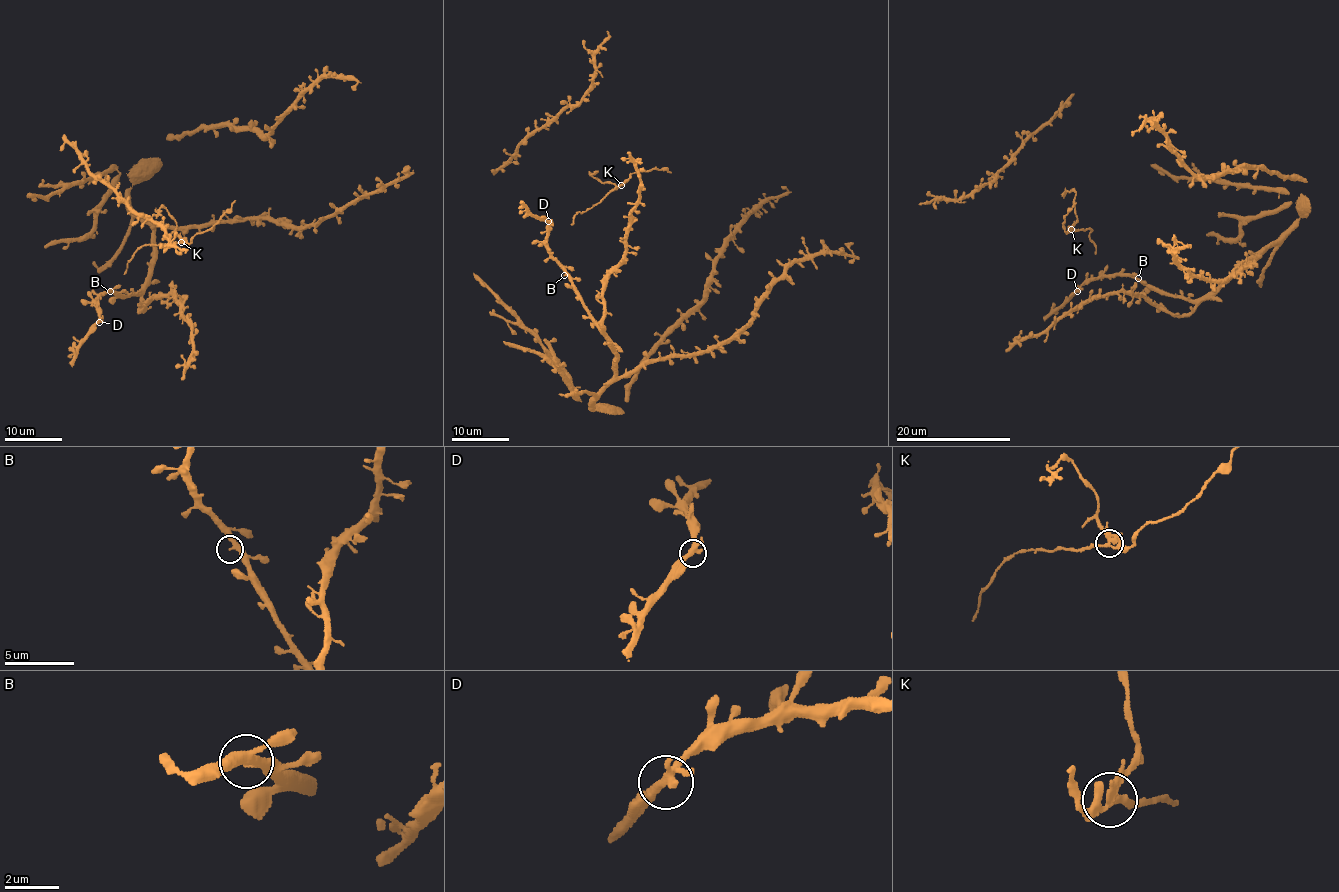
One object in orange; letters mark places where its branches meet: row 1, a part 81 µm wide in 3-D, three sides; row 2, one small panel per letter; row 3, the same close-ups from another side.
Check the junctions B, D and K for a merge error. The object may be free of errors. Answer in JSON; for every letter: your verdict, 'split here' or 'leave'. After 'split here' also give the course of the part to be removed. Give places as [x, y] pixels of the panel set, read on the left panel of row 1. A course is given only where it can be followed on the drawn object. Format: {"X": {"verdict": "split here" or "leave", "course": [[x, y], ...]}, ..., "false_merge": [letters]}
{"B": {"verdict": "leave"}, "D": {"verdict": "leave"}, "K": {"verdict": "split here", "course": [[181, 241], [175, 220], [165, 207], [156, 210], [162, 214]]}, "false_merge": ["K"]}

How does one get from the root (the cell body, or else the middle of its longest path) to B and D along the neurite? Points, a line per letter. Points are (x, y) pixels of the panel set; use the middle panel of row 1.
B: (603, 335), (573, 282), (564, 275)
D: (603, 335), (571, 277), (550, 251), (547, 244), (548, 221)

